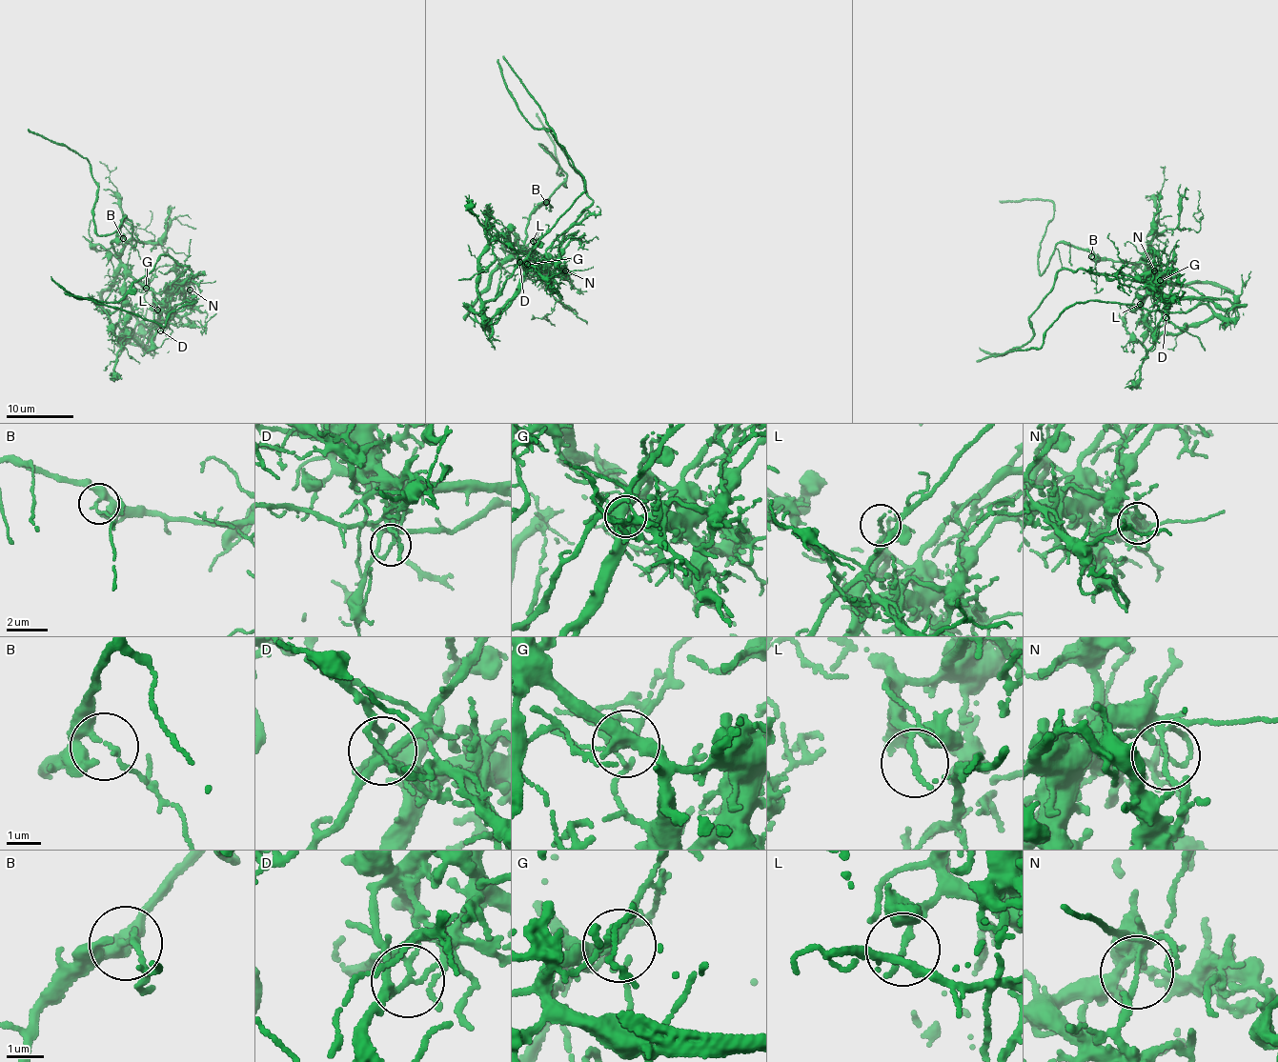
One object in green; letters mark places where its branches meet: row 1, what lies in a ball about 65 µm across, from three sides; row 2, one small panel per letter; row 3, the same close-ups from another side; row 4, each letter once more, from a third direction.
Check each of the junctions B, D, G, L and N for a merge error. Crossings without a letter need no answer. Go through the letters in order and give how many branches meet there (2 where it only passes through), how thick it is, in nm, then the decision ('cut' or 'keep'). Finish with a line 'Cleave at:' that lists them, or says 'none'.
B: 2 branches meet; 180 nm thick; keep
D: 6 branches meet; 130 nm thick; cut
G: 5 branches meet; 160 nm thick; keep
L: 3 branches meet; 100 nm thick; cut
N: 4 branches meet; 80 nm thick; cut
Cleave at: D, L, N

